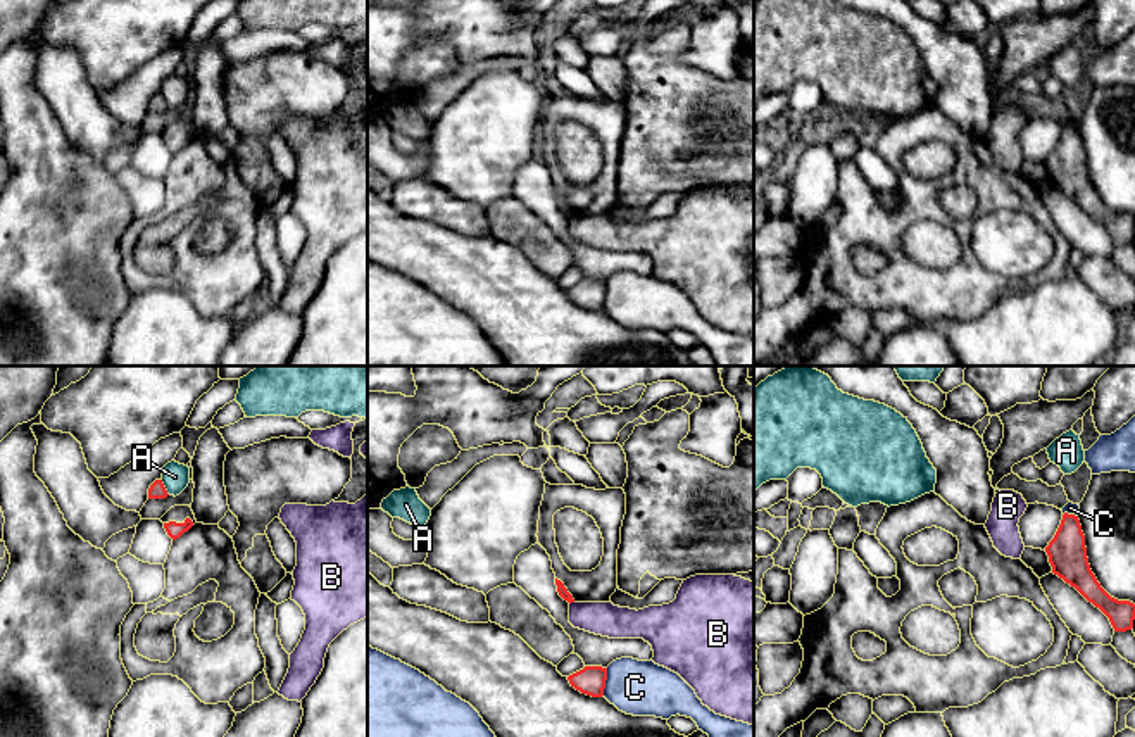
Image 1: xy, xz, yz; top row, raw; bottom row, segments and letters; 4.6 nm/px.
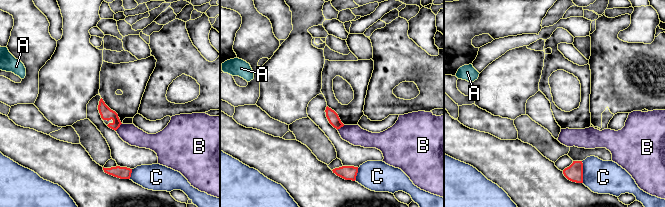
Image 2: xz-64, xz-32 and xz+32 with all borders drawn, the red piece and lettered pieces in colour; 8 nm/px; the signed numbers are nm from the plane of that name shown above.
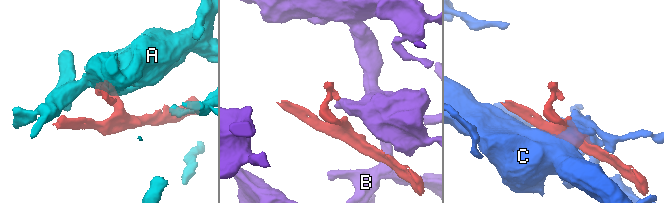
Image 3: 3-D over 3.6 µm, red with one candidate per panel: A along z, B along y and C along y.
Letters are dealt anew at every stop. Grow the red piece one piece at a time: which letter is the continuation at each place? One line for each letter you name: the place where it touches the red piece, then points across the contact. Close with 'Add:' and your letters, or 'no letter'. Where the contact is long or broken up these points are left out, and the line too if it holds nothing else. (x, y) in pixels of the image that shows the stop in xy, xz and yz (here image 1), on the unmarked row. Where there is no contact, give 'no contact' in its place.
Add: no letter

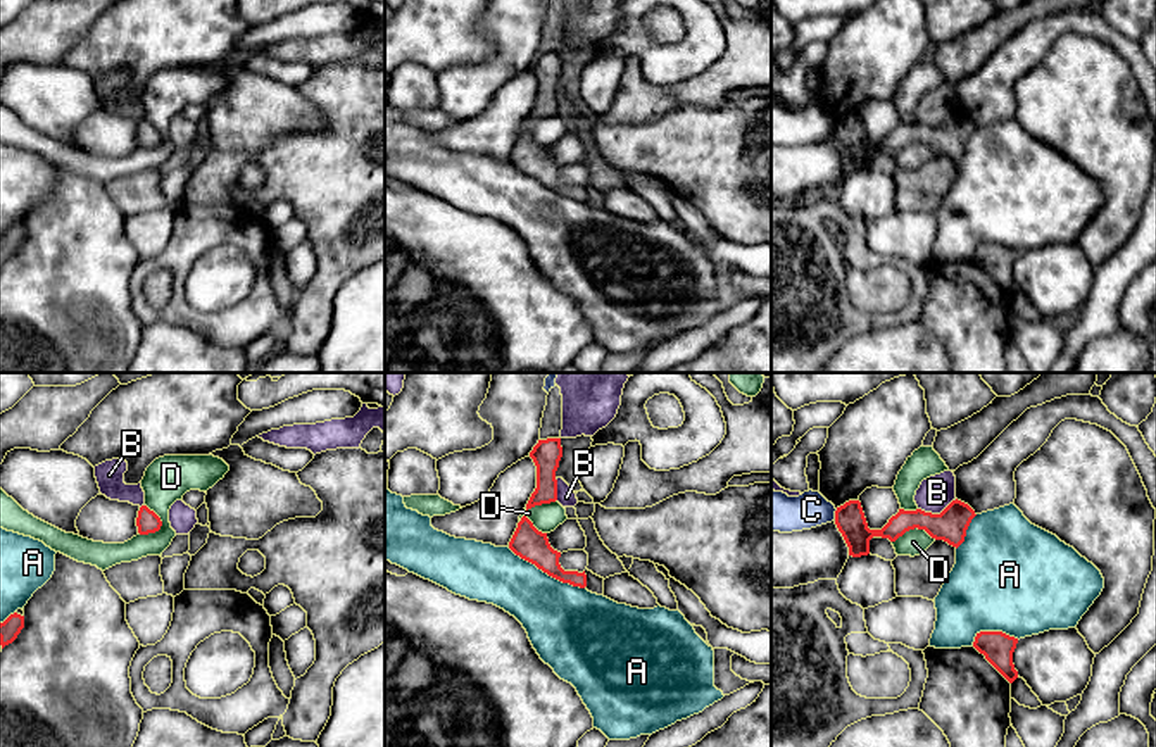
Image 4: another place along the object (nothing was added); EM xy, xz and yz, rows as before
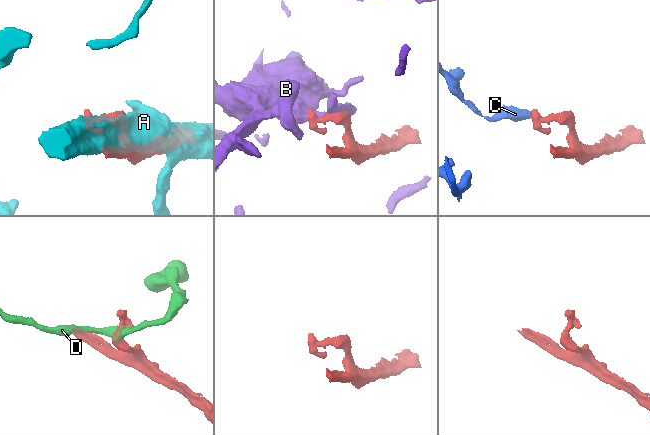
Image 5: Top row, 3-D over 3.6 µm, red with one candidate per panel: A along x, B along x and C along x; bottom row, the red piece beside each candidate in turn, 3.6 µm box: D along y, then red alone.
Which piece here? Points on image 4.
Add: no letter

